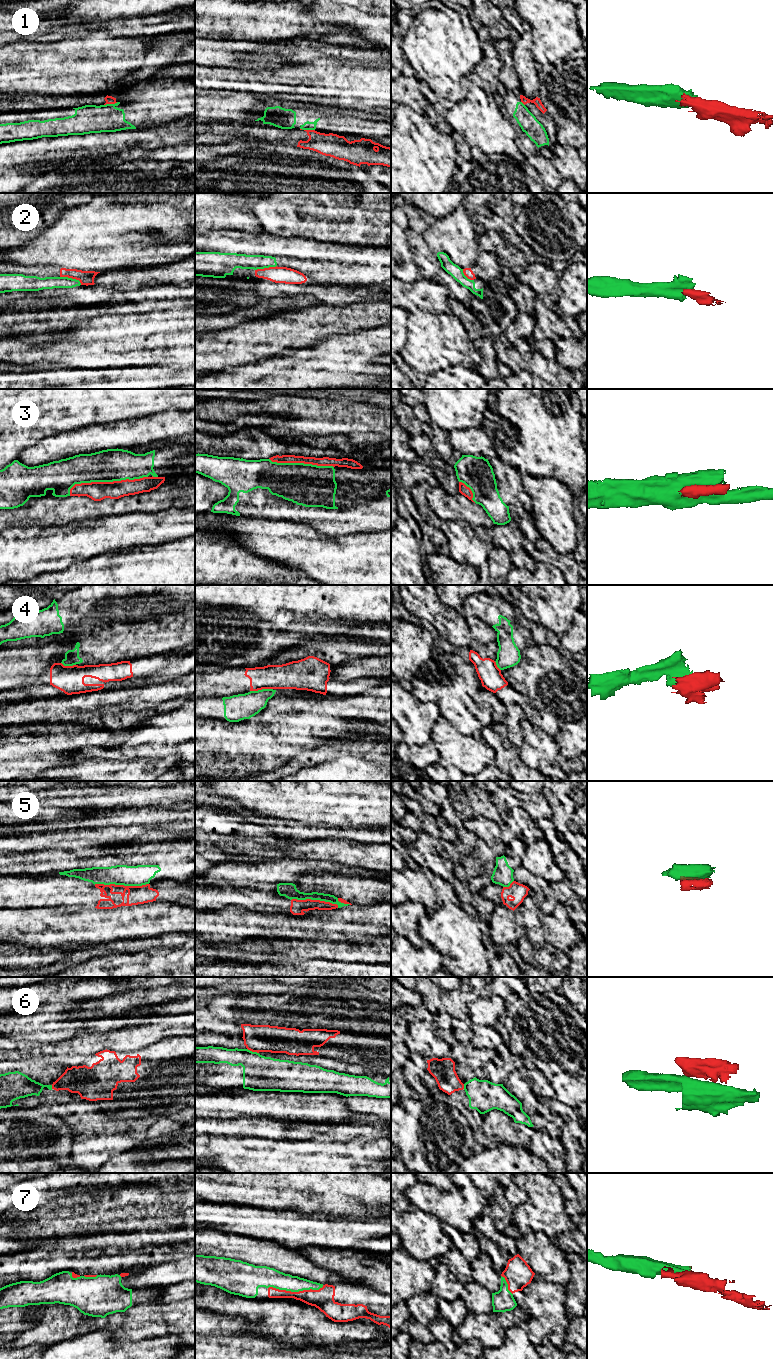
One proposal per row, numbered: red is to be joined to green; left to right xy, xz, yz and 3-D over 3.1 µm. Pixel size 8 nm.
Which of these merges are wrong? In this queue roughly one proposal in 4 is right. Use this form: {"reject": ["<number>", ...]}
{"reject": ["1", "2", "4", "5", "6"]}

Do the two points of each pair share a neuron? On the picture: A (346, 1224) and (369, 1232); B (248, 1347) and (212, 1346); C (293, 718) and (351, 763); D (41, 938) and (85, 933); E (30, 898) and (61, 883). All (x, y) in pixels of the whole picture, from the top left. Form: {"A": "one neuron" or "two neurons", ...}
{"A": "one neuron", "B": "one neuron", "C": "two neurons", "D": "one neuron", "E": "one neuron"}

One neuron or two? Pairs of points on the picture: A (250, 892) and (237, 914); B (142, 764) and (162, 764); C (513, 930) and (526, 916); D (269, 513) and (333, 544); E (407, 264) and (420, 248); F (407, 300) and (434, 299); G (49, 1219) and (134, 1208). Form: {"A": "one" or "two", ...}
{"A": "two", "B": "one", "C": "two", "D": "two", "E": "two", "F": "one", "G": "one"}

